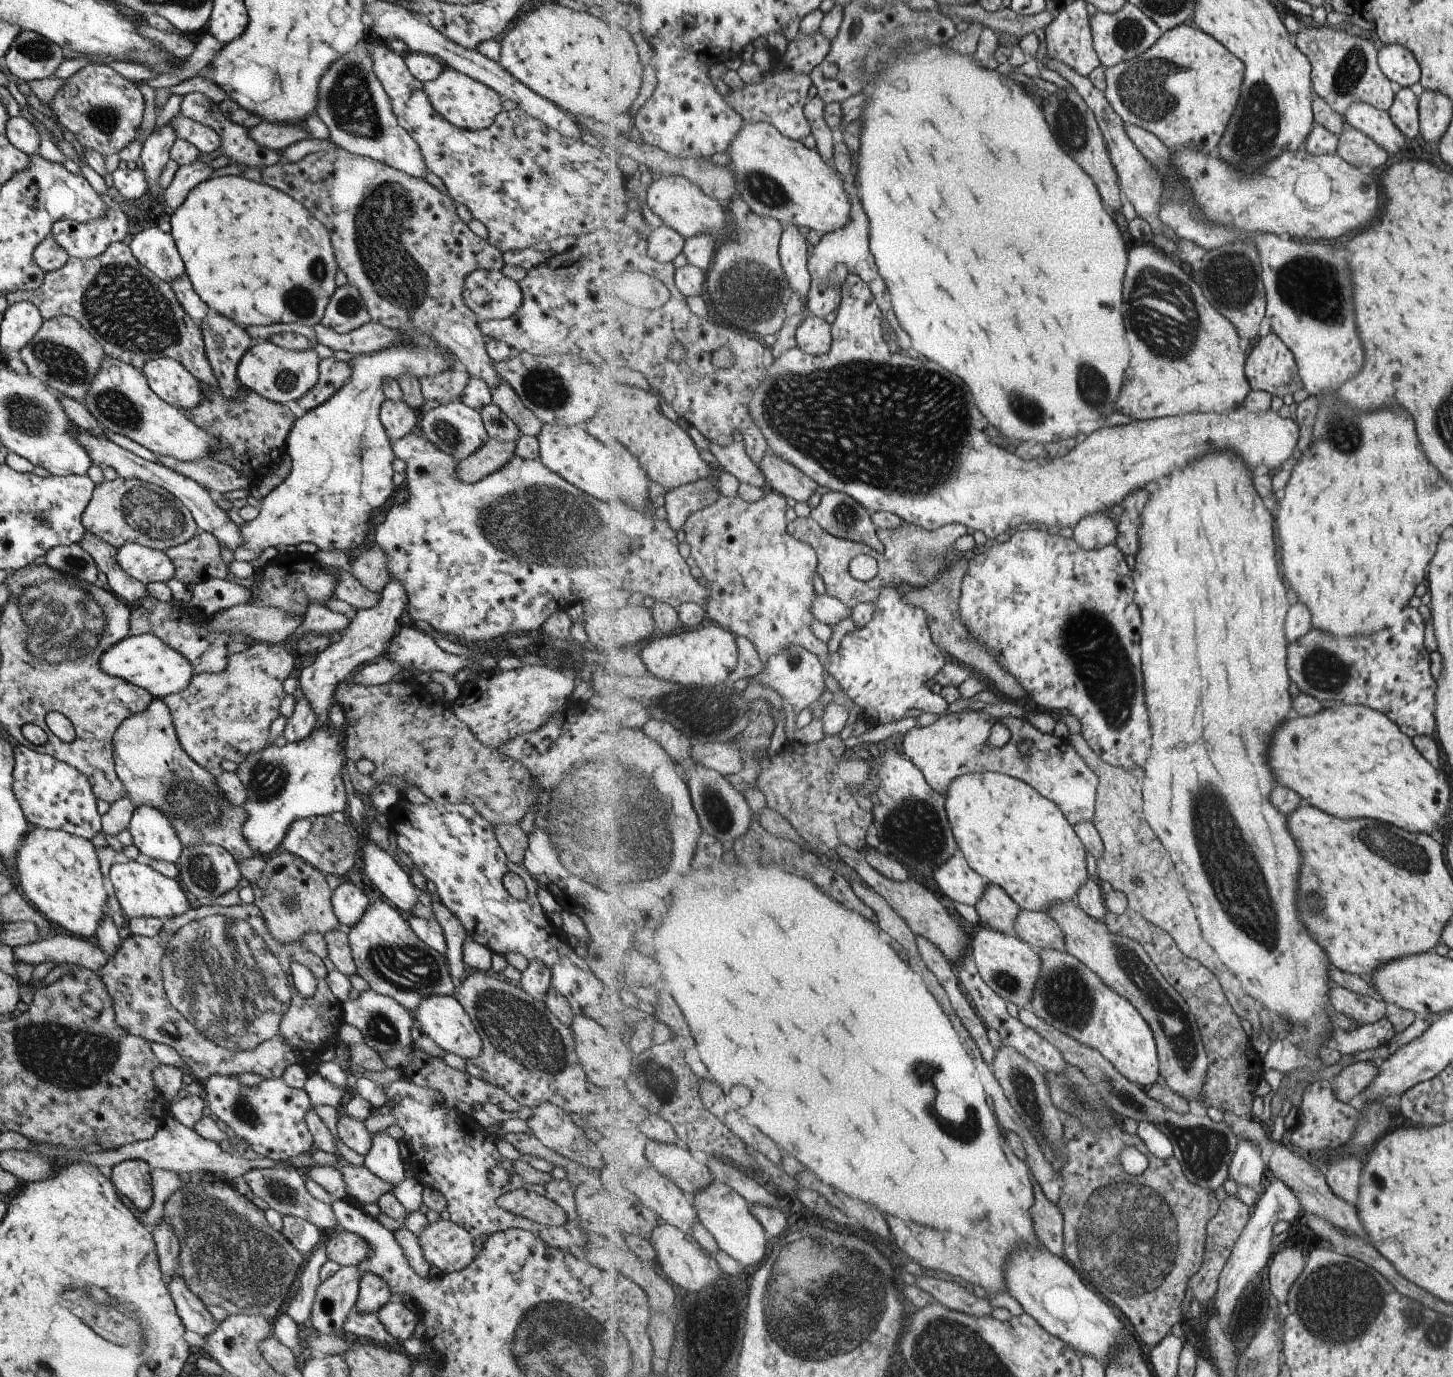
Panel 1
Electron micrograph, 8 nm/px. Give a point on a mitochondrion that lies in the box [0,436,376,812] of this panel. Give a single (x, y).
(57, 624)

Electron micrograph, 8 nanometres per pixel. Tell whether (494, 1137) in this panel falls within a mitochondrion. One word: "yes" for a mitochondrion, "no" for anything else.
no

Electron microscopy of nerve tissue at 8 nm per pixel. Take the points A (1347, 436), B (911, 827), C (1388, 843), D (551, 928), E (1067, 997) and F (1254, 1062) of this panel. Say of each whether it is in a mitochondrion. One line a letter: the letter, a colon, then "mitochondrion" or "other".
A: mitochondrion
B: mitochondrion
C: mitochondrion
D: other
E: mitochondrion
F: other

